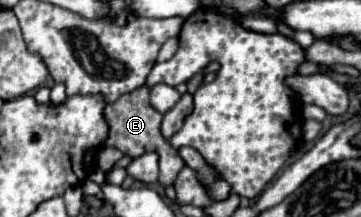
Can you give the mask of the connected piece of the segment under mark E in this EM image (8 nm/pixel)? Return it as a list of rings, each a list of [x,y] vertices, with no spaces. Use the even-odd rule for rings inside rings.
[[[139,87],[131,93],[121,95],[115,103],[109,103],[105,107],[105,117],[109,121],[109,139],[107,145],[117,147],[119,151],[123,151],[129,157],[137,157],[143,155],[147,151],[157,151],[159,153],[159,183],[163,187],[173,185],[173,181],[177,179],[179,171],[185,167],[185,161],[179,157],[177,149],[173,149],[167,139],[161,135],[161,119],[163,115],[159,111],[155,111],[149,103],[149,87]]]

